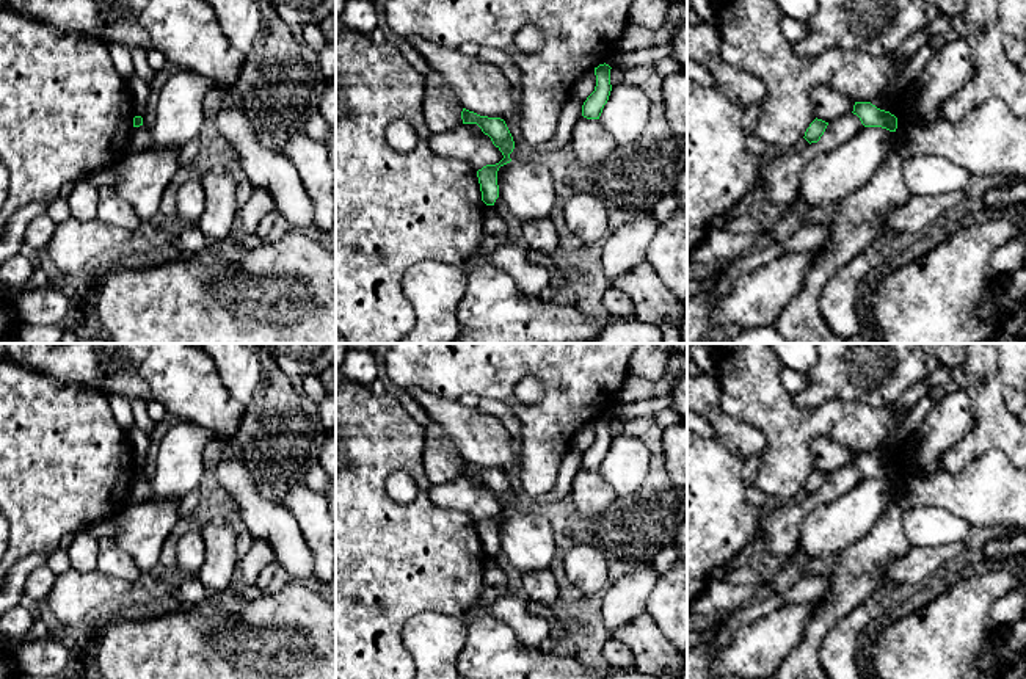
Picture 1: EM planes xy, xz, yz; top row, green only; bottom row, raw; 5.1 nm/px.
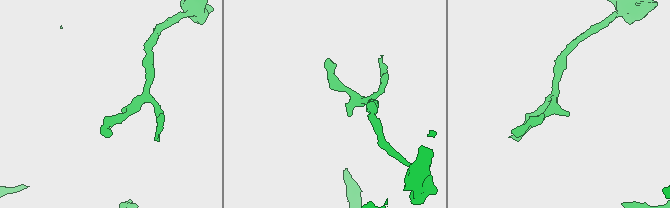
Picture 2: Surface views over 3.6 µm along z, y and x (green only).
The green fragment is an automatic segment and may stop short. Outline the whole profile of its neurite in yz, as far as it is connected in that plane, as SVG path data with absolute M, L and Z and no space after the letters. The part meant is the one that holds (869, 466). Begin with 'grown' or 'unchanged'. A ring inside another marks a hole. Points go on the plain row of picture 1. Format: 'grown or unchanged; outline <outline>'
unchanged; outline M855 453L853 466L857 466L864 478L882 478L896 483L897 469L890 463L880 461L871 453Z

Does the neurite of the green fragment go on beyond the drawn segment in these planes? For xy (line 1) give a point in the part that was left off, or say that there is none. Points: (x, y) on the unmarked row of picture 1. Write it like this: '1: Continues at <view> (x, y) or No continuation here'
1: No continuation here

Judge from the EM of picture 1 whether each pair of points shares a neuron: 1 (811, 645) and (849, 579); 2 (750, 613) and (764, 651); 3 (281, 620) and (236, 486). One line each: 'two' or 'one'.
1: one
2: two
3: two

